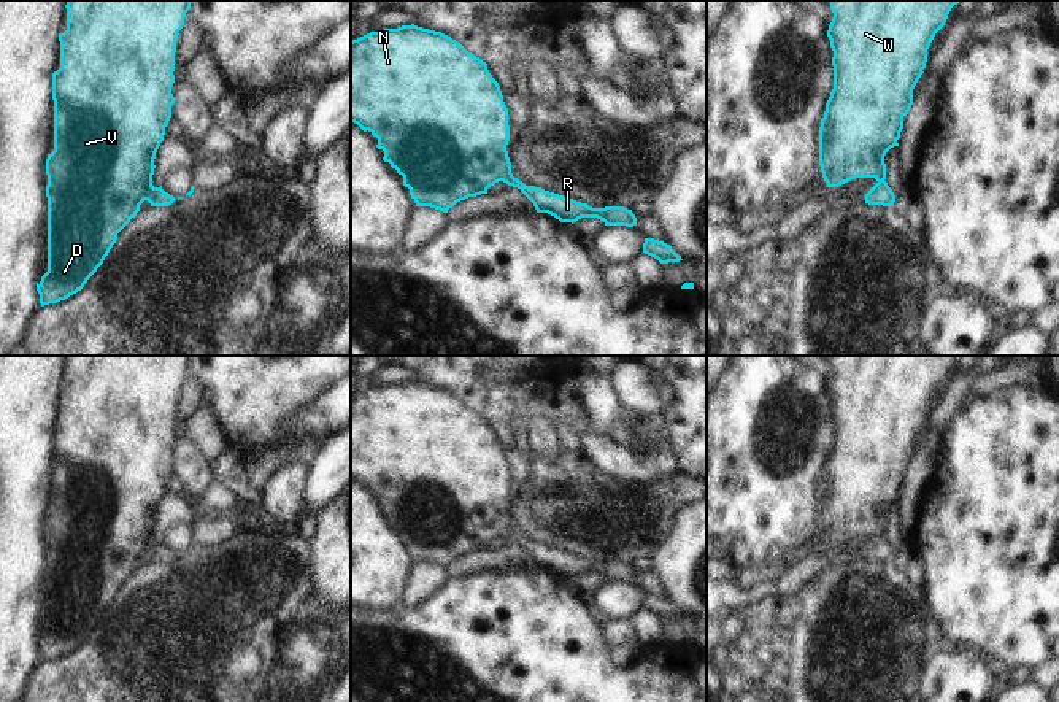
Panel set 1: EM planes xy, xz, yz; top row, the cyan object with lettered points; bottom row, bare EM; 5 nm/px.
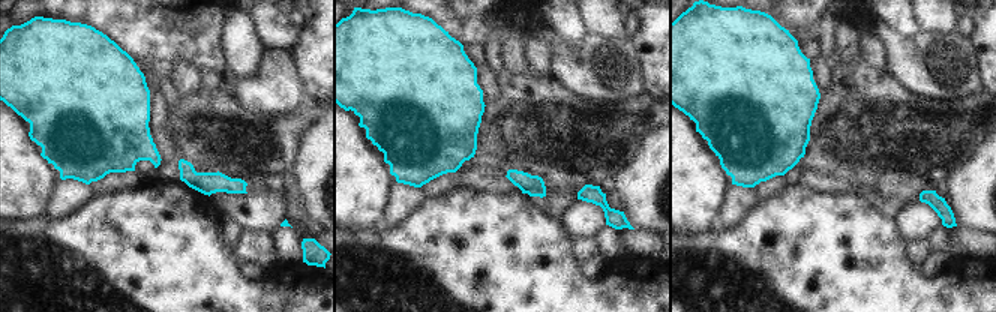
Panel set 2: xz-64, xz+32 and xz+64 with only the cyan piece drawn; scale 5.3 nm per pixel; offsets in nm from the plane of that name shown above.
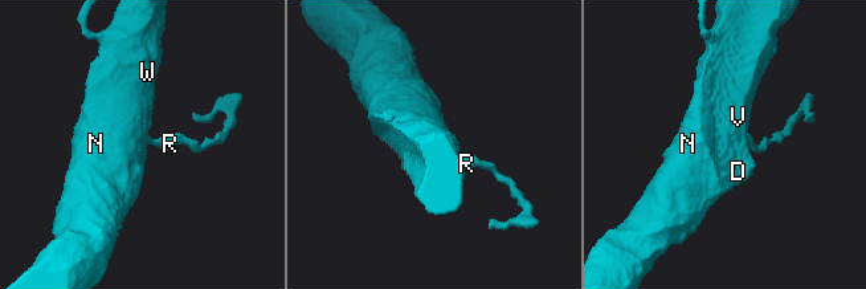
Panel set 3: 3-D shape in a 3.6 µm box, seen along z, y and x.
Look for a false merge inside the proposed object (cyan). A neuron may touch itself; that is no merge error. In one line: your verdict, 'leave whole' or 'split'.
leave whole

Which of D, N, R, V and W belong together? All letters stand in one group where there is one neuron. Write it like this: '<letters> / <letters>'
D N R V W

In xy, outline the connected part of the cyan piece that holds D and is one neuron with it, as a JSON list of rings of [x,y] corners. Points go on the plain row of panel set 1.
[[[67,356],[65,364],[67,386],[59,389],[60,424],[52,429],[54,507],[46,515],[48,627],[37,638],[41,662],[84,643],[144,556],[151,562],[176,556],[162,542],[152,542],[152,530],[175,459],[176,397],[191,356]]]

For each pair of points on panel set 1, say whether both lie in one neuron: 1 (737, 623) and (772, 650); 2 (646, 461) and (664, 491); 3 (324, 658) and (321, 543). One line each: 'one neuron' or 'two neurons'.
1: two neurons
2: two neurons
3: two neurons

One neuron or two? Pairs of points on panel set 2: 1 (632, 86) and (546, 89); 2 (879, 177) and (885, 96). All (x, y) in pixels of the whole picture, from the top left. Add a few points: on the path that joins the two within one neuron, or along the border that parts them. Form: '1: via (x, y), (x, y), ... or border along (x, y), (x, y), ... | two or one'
1: border along (549, 75), (573, 93), (600, 102) | two
2: via (879, 158), (879, 116) | one

